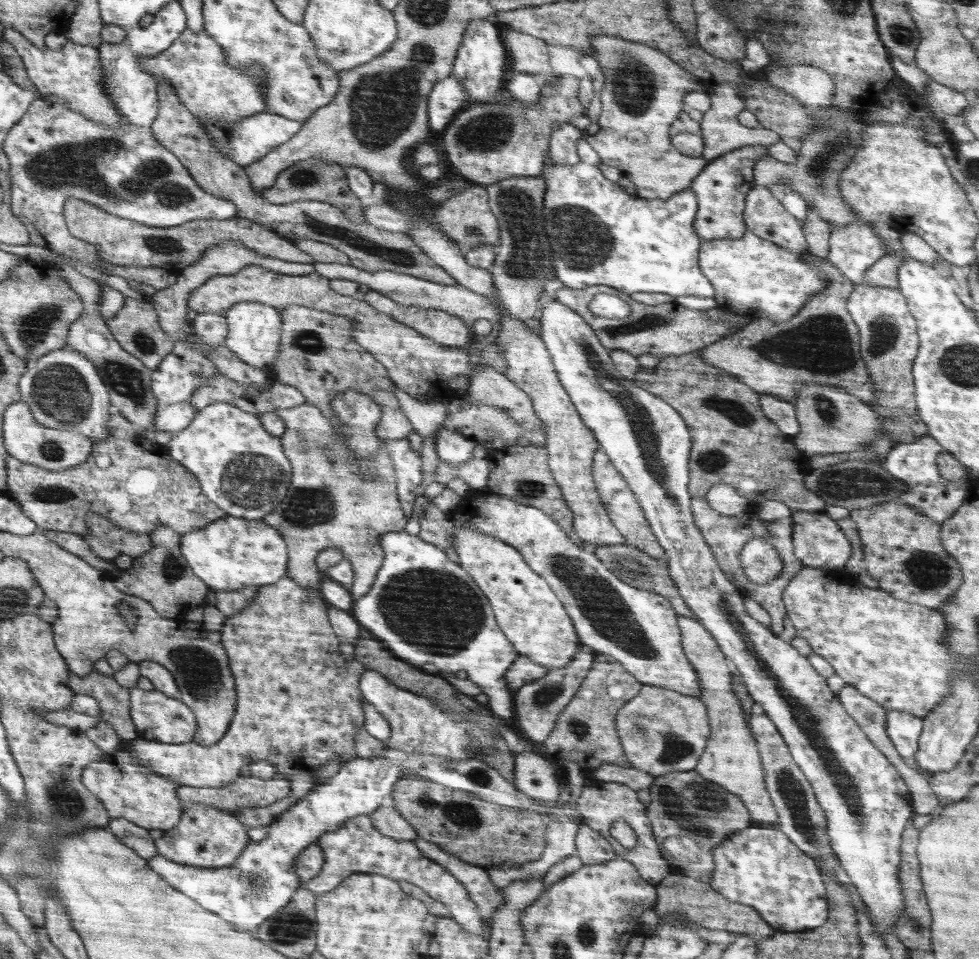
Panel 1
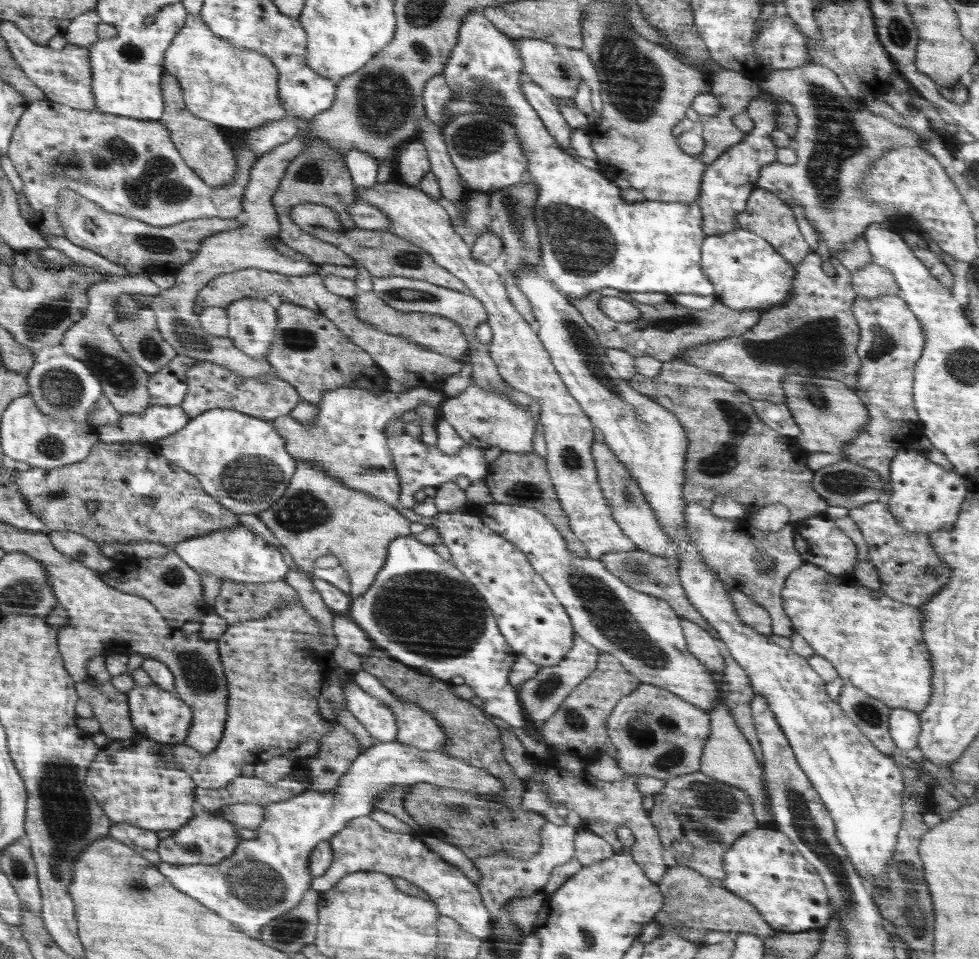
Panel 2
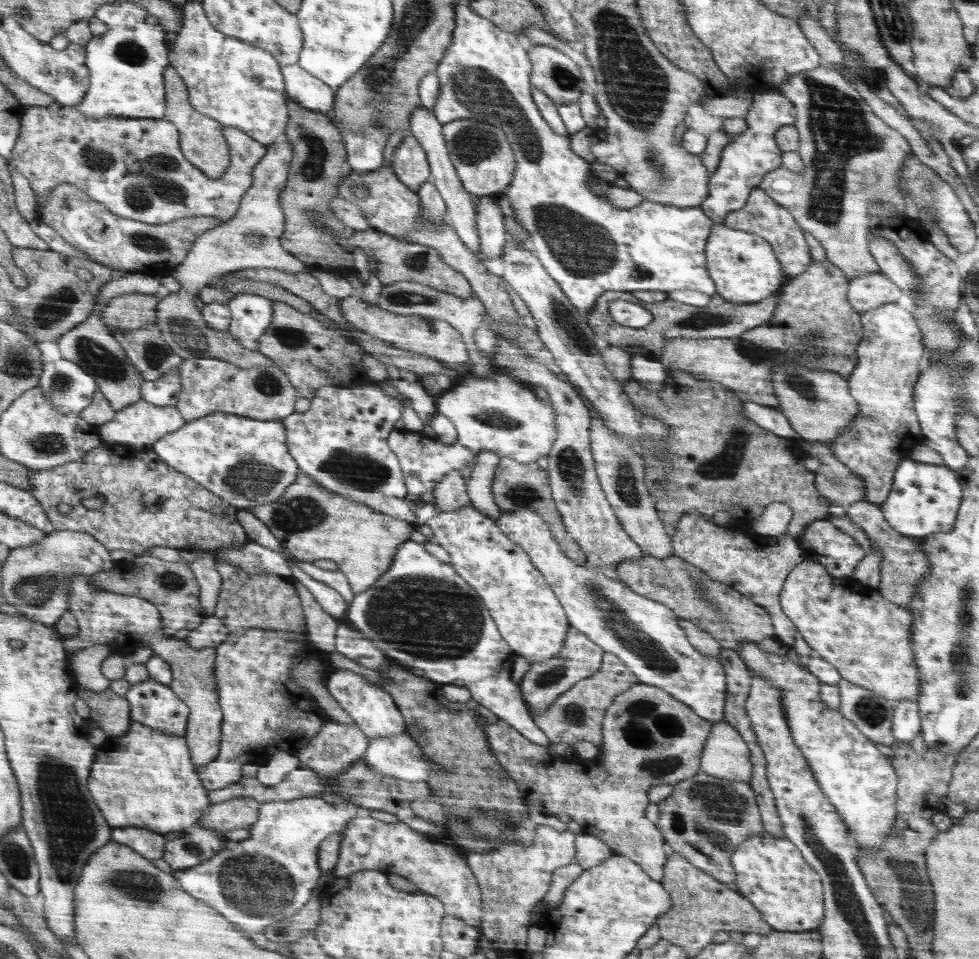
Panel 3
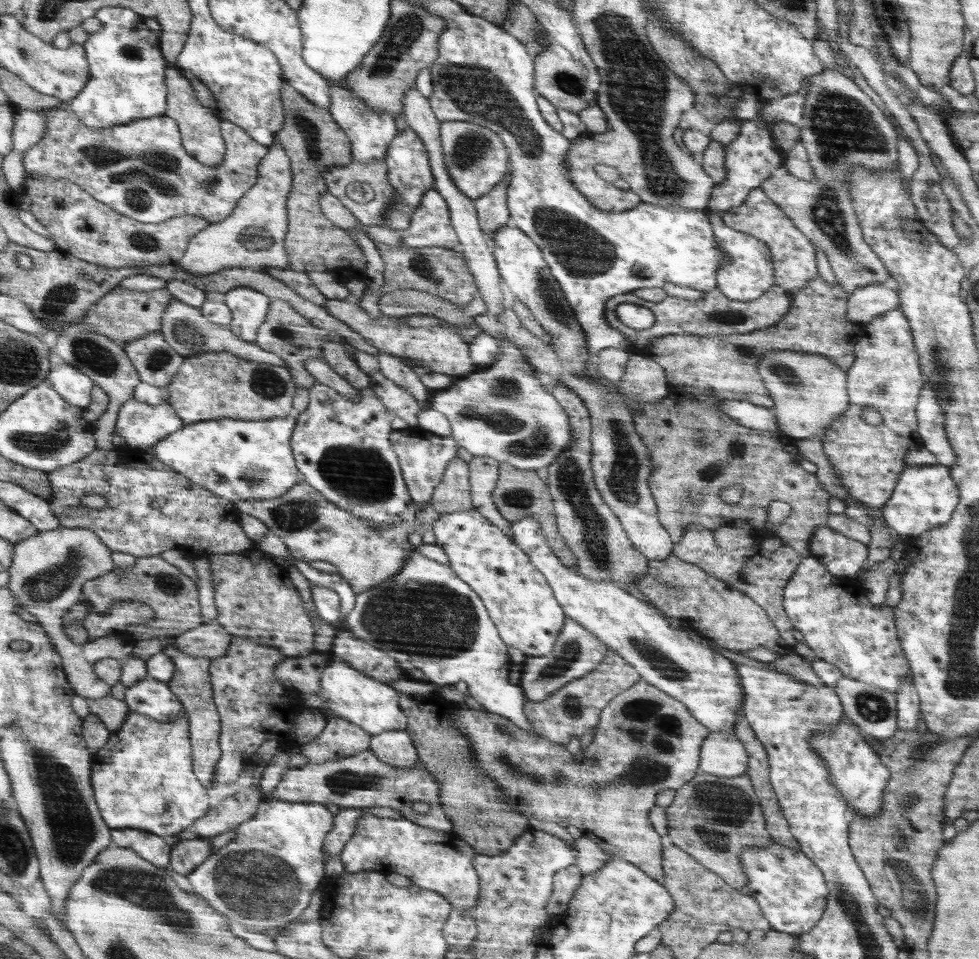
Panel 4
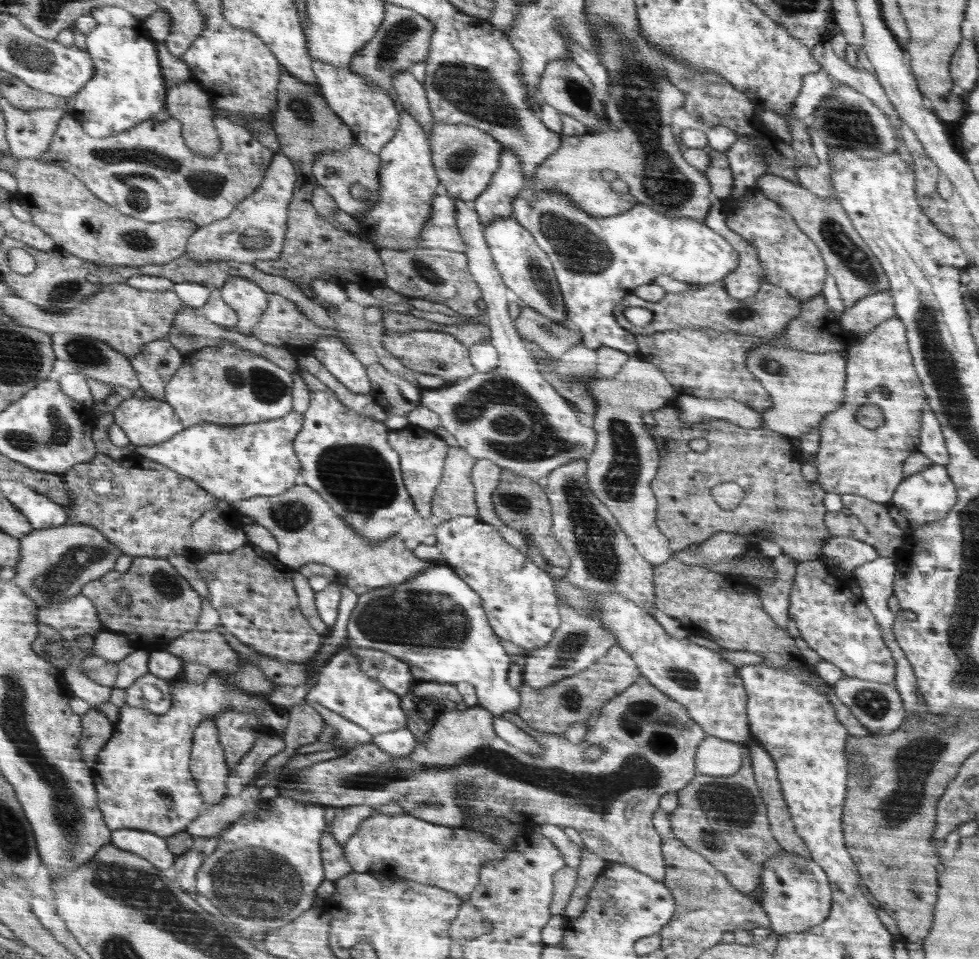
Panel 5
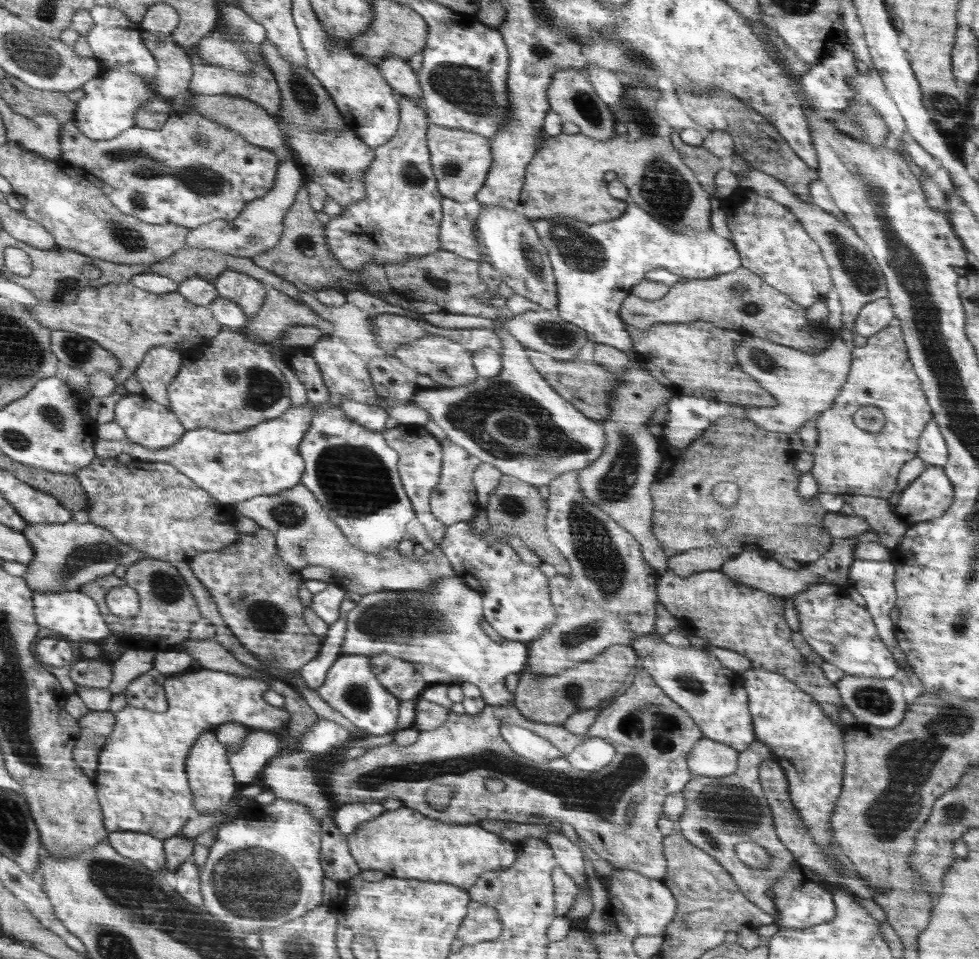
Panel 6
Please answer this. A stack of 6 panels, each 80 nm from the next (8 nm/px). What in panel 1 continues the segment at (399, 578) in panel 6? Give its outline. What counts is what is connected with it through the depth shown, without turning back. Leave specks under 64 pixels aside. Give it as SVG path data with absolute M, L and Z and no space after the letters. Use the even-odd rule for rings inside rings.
M305 403L296 406L295 409L280 410L278 416L285 422L287 432L282 436L283 449L292 462L293 473L291 486L287 496L273 510L267 514L264 522L279 530L280 534L287 542L287 555L290 556L289 575L301 586L309 591L319 593L321 584L321 572L316 566L315 558L324 550L340 550L344 559L348 559L353 566L354 580L350 593L354 600L362 598L370 592L375 578L379 574L379 568L386 560L383 550L382 536L386 533L399 533L404 531L407 515L404 514L402 504L398 495L398 475L395 471L394 460L387 453L387 448L382 444L382 449L375 454L375 459L367 463L361 462L363 472L377 474L377 479L371 481L361 475L359 462L350 457L348 450L339 439L337 424L332 419L328 419L318 407Z

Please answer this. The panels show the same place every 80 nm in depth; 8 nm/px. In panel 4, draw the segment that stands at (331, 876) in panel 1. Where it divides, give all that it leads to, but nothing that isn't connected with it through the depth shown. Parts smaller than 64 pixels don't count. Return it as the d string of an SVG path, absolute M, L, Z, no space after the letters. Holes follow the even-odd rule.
M362 809L355 833L342 849L339 858L346 872L376 871L383 874L397 872L406 876L412 885L440 893L451 903L454 911L475 908L478 900L478 876L474 858L480 854L451 831L432 830L426 826L400 819L379 818Z

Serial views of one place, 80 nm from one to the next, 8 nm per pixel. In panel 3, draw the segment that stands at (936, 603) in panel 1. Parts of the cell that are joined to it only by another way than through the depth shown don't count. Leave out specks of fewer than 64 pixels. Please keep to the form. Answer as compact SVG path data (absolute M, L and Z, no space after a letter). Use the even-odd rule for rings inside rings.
M864 500L846 507L845 515L852 522L855 522L870 539L870 543L872 543L871 551L881 554L881 581L878 591L886 600L894 604L908 604L915 592L917 592L919 580L925 574L931 572L930 561L925 551L920 548L917 538L904 536L902 533L894 530L894 527L890 526L889 522L884 518L879 504L872 504L870 501Z

